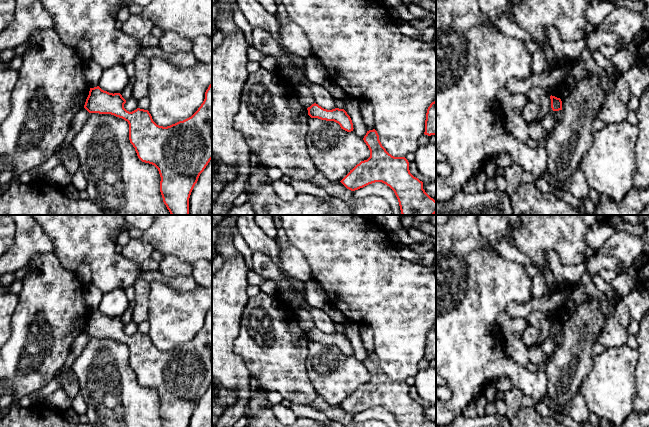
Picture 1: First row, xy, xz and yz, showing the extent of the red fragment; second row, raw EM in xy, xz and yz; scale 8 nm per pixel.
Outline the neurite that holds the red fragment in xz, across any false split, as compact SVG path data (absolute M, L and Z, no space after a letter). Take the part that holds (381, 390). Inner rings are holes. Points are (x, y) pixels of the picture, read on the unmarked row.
M375 353L363 362L370 381L361 385L340 405L351 415L375 406L382 406L395 417L399 427L436 427L423 413L423 406L414 401L405 381L394 381L382 370Z

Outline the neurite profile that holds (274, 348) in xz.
M260 292L254 297L249 297L233 350L244 360L261 389L279 392L292 404L309 406L318 397L305 366L309 342L307 332L300 328L294 309L287 301Z

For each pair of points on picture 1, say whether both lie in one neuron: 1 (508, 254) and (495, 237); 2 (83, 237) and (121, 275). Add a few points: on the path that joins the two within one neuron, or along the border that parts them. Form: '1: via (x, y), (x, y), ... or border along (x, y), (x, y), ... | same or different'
1: via (507, 250), (498, 241) | same
2: via (92, 246), (112, 266) | same

